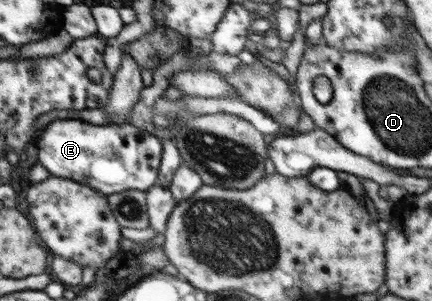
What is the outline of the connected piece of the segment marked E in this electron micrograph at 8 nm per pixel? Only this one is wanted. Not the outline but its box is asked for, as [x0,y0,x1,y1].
[37,119,162,195]

